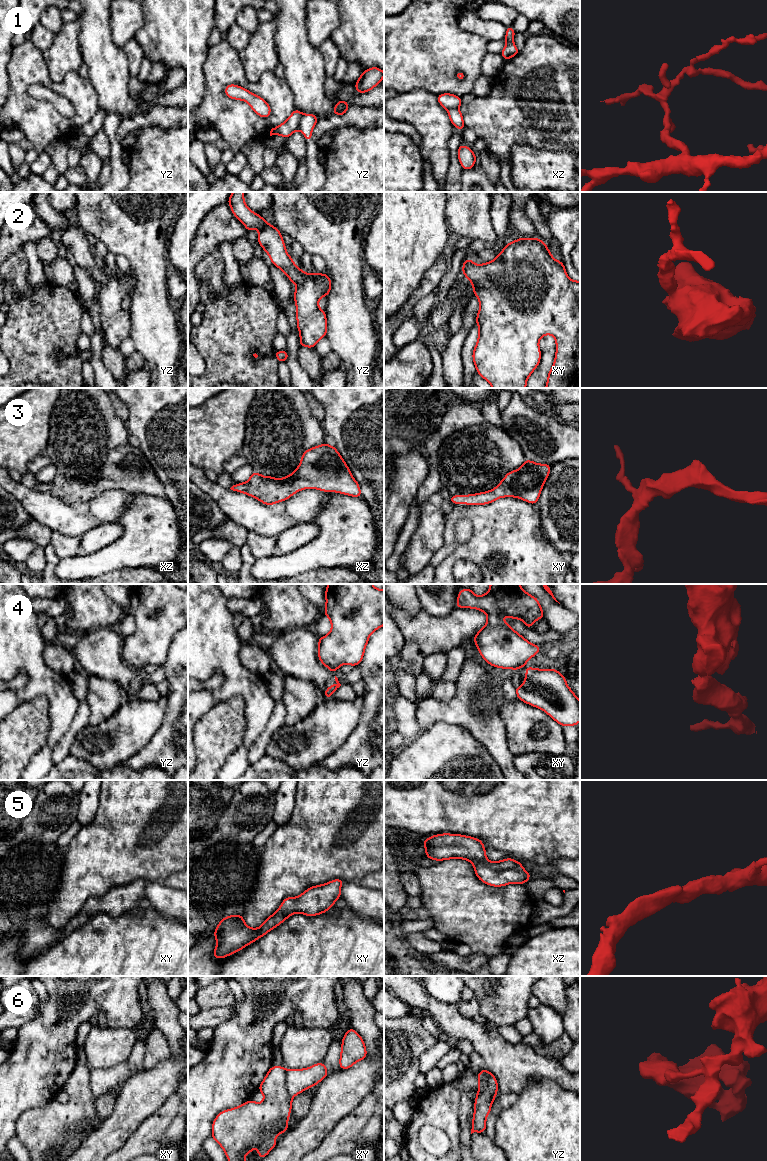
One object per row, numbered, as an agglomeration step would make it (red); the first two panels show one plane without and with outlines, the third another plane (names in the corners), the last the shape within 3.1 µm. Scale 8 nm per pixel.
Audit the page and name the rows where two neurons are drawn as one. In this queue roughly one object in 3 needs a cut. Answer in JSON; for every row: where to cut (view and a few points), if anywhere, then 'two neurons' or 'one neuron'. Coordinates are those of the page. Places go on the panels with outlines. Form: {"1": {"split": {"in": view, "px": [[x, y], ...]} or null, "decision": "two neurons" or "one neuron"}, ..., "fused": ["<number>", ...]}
{"1": {"split": {"in": "yz", "px": [[303, 114], [298, 127]]}, "decision": "two neurons"}, "2": {"split": null, "decision": "one neuron"}, "3": {"split": null, "decision": "one neuron"}, "4": {"split": {"in": "yz", "px": [[329, 667], [333, 670]]}, "decision": "two neurons"}, "5": {"split": null, "decision": "one neuron"}, "6": {"split": {"in": "xy", "px": [[286, 1070], [286, 1090], [291, 1097]]}, "decision": "two neurons"}, "fused": ["1", "4", "6"]}

